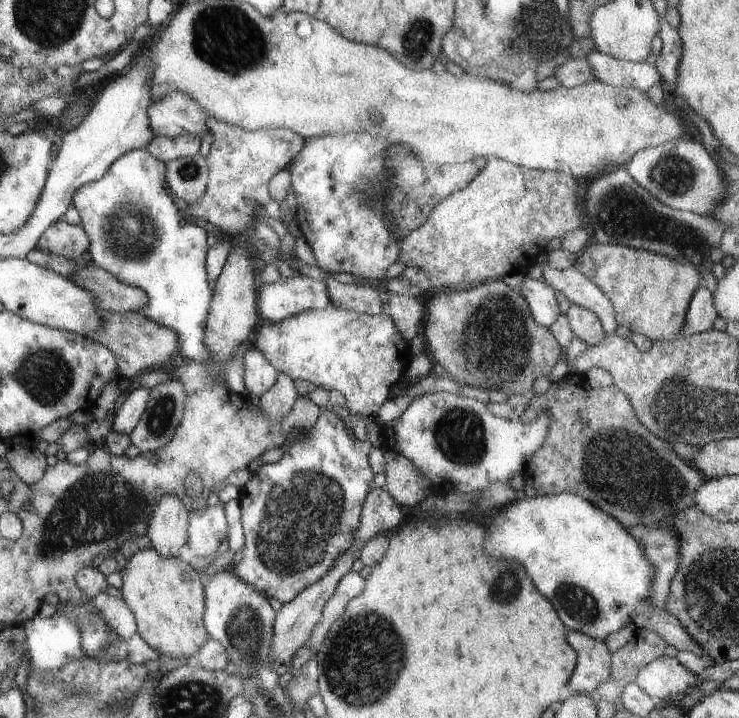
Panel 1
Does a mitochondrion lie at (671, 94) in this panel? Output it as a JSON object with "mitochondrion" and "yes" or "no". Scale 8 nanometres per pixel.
{"mitochondrion":"no"}

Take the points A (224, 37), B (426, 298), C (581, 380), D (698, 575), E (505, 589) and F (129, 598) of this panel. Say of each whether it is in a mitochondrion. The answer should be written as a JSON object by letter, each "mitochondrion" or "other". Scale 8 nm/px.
{"A":"mitochondrion","B":"other","C":"other","D":"mitochondrion","E":"mitochondrion","F":"other"}

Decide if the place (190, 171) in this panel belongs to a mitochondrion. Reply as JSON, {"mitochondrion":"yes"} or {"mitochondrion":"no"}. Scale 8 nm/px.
{"mitochondrion":"yes"}

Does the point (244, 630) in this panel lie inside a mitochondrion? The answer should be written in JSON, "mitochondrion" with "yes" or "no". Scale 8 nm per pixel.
{"mitochondrion":"yes"}

